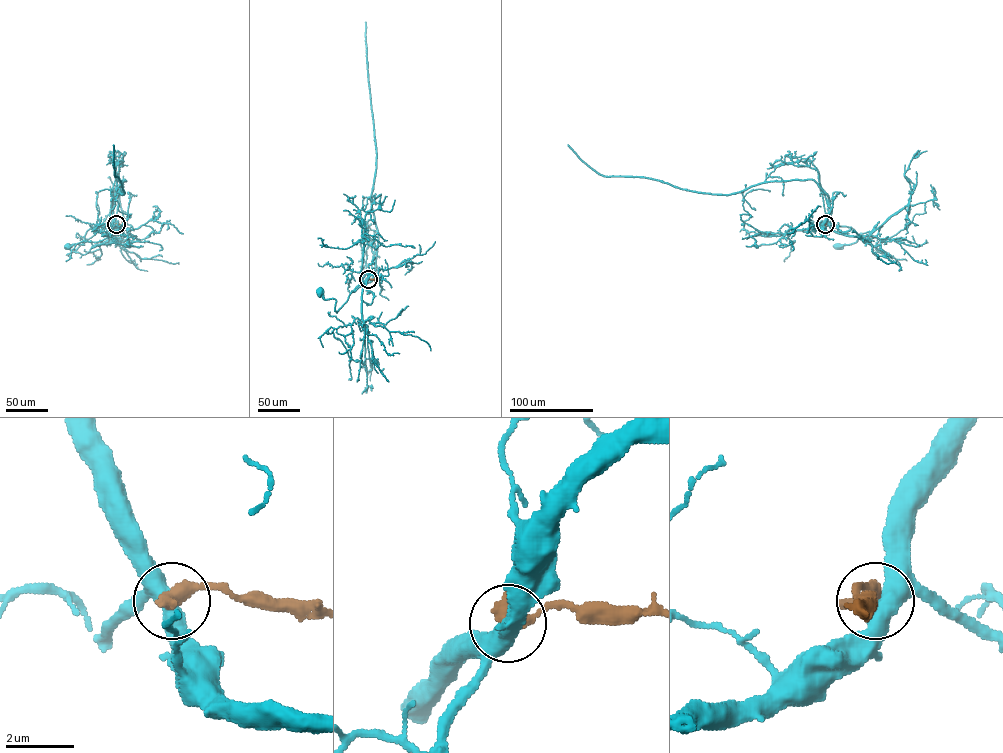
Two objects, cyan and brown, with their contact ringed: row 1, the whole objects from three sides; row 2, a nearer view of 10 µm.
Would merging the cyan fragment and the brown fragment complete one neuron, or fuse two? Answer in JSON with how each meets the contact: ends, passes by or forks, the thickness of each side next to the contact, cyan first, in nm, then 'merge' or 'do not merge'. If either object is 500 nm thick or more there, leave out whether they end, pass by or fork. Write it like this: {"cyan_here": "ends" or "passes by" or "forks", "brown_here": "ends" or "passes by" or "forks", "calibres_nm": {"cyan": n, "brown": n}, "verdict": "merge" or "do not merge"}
{"calibres_nm": {"cyan": 480, "brown": 500}, "verdict": "do not merge"}

